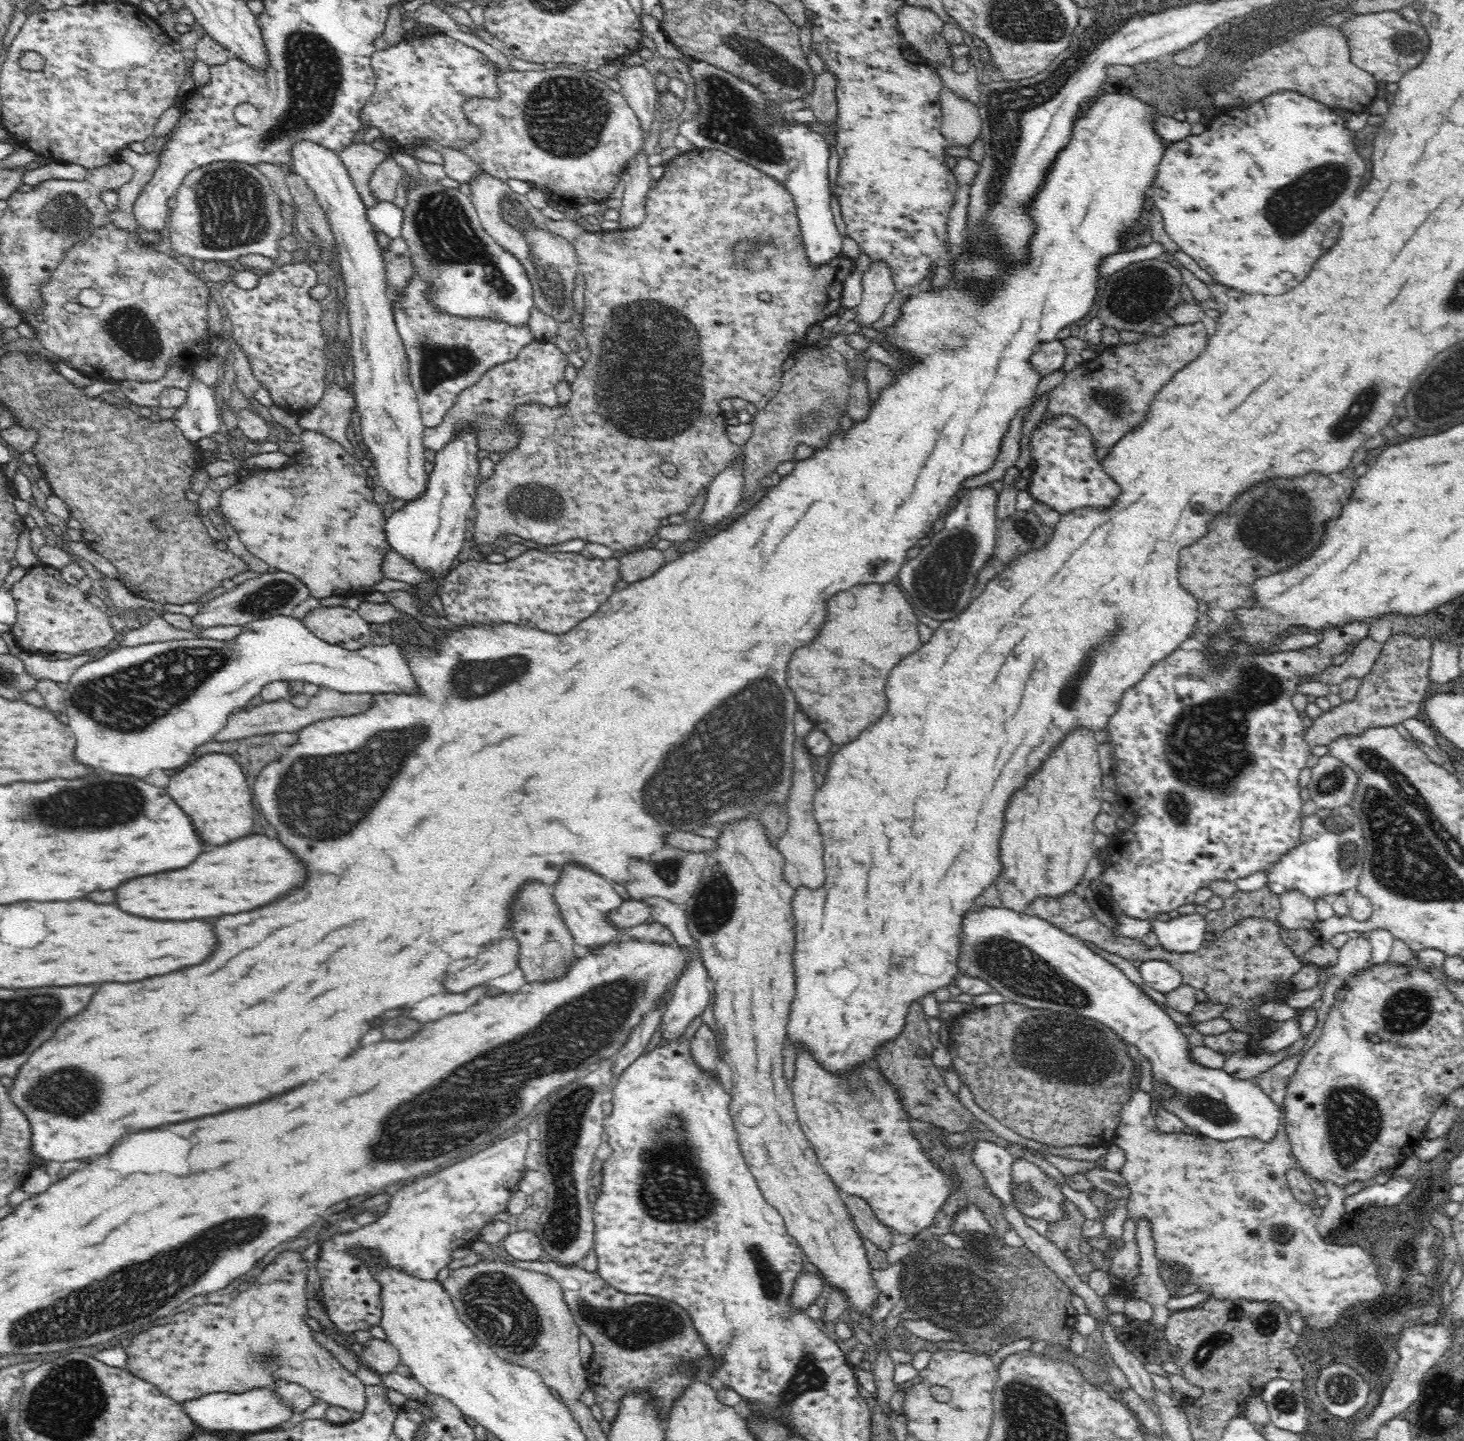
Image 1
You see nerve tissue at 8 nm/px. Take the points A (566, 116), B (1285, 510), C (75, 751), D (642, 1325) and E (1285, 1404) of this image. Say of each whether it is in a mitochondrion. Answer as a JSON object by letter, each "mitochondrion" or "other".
{"A":"mitochondrion","B":"mitochondrion","C":"other","D":"mitochondrion","E":"mitochondrion"}

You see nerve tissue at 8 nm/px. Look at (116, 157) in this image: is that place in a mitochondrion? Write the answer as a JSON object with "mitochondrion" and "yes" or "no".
{"mitochondrion":"no"}

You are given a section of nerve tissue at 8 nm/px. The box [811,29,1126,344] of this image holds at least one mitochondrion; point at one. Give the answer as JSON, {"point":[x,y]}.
{"point":[1007,110]}

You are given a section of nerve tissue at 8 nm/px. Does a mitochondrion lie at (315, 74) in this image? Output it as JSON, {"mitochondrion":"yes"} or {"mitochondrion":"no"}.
{"mitochondrion":"yes"}

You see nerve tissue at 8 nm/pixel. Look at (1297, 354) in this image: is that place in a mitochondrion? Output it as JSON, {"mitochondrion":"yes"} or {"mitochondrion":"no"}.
{"mitochondrion":"no"}

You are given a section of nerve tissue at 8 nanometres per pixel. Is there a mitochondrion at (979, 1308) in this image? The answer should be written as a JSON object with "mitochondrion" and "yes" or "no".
{"mitochondrion":"yes"}

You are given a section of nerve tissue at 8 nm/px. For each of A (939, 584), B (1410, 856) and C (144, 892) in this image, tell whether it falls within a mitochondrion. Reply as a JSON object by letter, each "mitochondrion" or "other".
{"A":"mitochondrion","B":"mitochondrion","C":"other"}

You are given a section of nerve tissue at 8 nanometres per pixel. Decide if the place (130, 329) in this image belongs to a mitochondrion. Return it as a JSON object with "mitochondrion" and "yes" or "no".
{"mitochondrion":"yes"}

